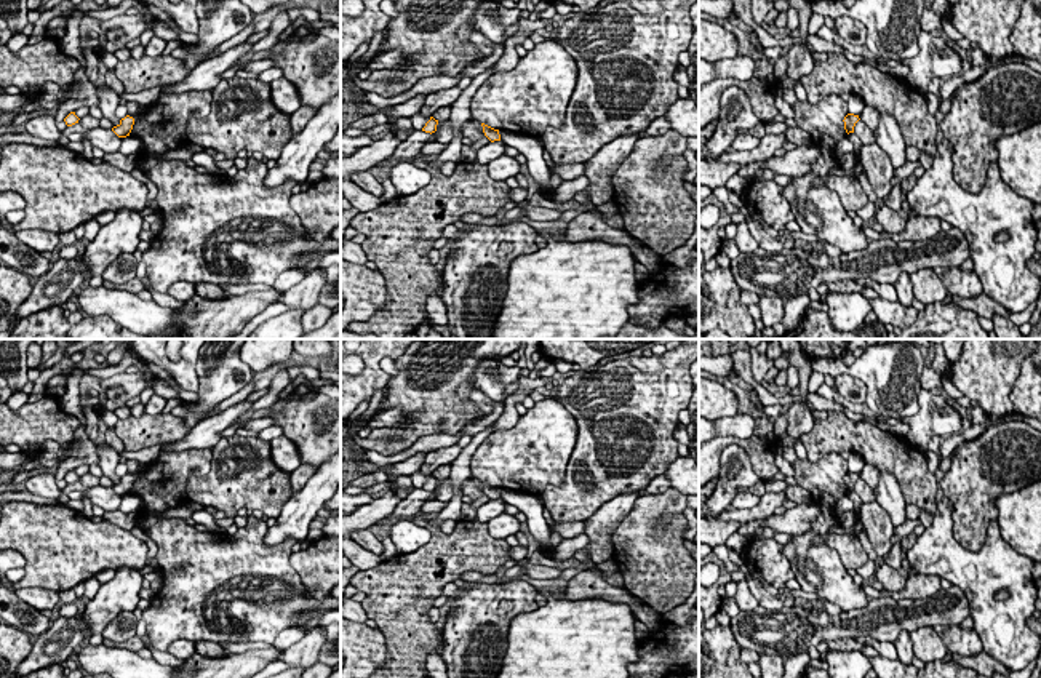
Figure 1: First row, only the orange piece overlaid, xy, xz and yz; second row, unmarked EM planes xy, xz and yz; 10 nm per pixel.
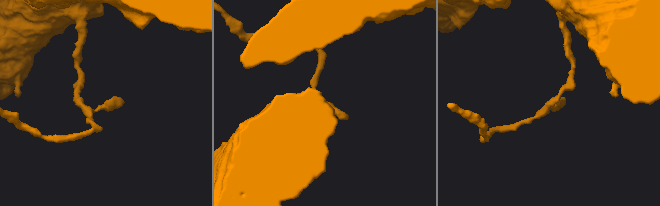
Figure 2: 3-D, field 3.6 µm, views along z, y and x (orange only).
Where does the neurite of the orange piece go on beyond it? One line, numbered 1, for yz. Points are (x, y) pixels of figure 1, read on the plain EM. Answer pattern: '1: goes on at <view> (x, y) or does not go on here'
1: does not go on here

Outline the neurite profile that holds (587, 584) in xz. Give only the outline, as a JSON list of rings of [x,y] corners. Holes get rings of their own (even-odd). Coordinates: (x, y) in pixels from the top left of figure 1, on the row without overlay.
[[[588,569],[569,579],[564,593],[568,600],[603,598],[612,603],[625,603],[635,617],[649,628],[649,633],[656,633],[664,620],[660,612],[643,604],[625,588],[609,585],[601,576]]]

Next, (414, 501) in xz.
[[[414,488],[392,512],[393,520],[413,518],[432,497],[433,493]]]

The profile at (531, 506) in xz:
[[[499,489],[501,499],[510,504],[526,515],[526,523],[531,536],[537,542],[537,550],[548,553],[547,548],[552,547],[550,537],[552,531],[544,518],[544,502],[540,496],[515,493],[510,489]]]

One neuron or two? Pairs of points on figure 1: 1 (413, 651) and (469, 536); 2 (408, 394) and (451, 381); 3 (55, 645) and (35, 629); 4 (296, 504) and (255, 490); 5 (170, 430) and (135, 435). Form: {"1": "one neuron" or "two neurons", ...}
{"1": "one neuron", "2": "one neuron", "3": "two neurons", "4": "two neurons", "5": "one neuron"}

